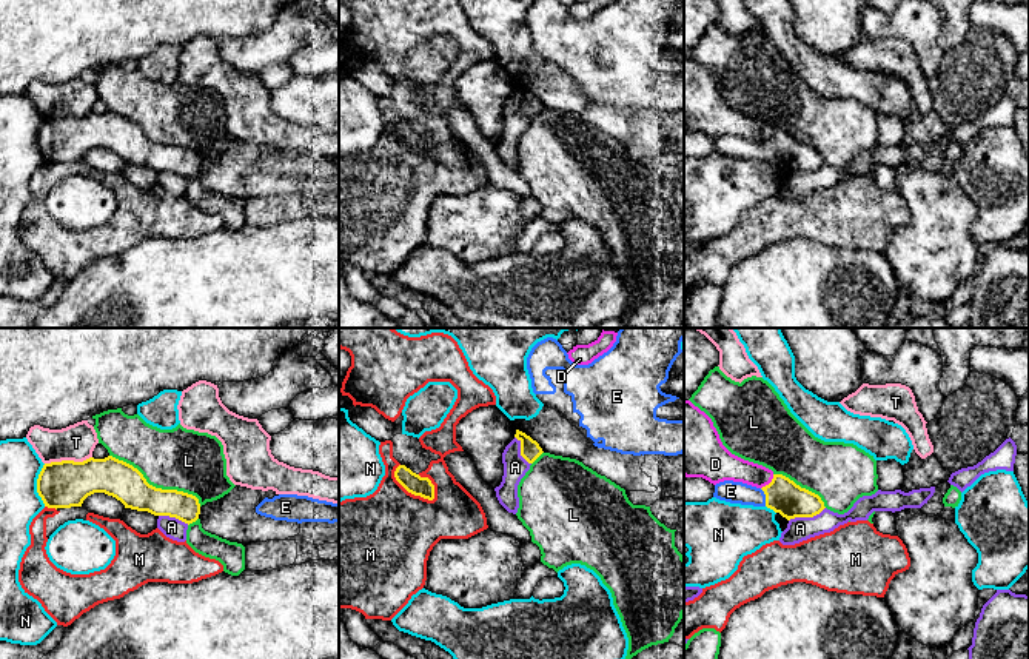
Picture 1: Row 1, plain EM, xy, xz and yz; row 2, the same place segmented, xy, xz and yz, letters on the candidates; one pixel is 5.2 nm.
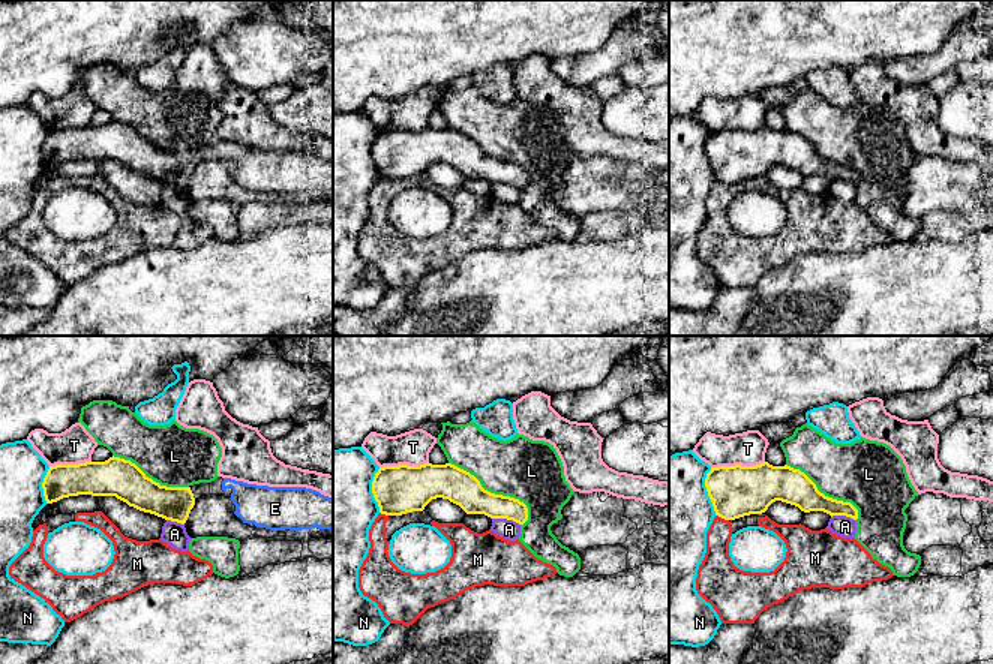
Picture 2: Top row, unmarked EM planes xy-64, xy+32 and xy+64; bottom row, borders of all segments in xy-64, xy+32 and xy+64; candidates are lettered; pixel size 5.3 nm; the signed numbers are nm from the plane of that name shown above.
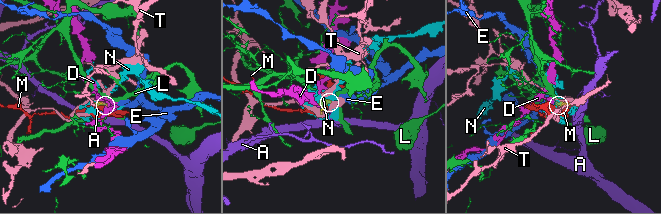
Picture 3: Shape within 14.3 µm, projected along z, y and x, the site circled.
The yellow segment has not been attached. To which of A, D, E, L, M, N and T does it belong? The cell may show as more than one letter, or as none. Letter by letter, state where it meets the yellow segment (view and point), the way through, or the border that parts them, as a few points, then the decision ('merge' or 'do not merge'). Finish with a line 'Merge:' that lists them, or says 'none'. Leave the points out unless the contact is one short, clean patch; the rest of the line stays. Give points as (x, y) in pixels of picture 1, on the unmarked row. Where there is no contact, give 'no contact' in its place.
A: yz (806, 171) | along yz (824, 162), (812, 171), (795, 171), (789, 176) | do not merge
D: yz (770, 137) | along yz (774, 130), (761, 143) | do not merge
E: yz (766, 153) | across yz (783, 151), (766, 153), (730, 147) | merge
L: xy (154, 142) | do not merge
M: xz (407, 145) | do not merge
N: xy (37, 140) | do not merge
T: xy (68, 116) | do not merge
Merge: E

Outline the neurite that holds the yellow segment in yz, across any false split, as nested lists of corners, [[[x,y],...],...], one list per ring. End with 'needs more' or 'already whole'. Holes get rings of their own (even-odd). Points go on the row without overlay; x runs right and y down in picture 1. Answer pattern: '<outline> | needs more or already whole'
[[[773,129],[772,137],[763,143],[724,135],[715,140],[713,152],[730,159],[767,162],[787,176],[813,172],[826,163],[818,149],[801,143],[783,129]]] | needs more

